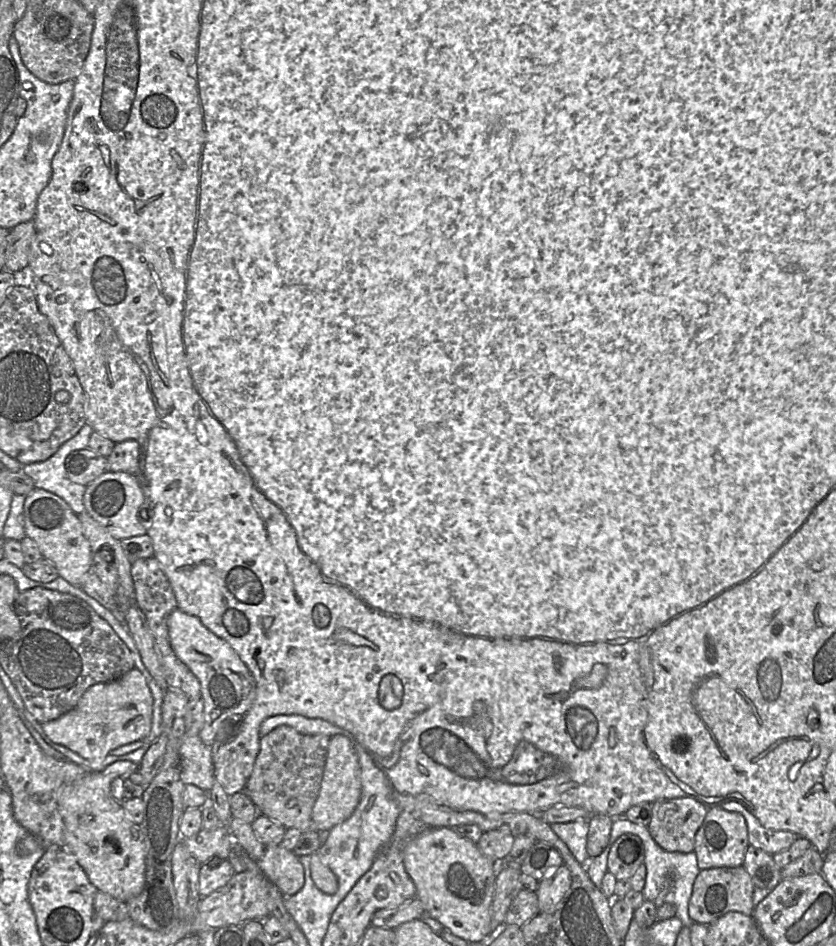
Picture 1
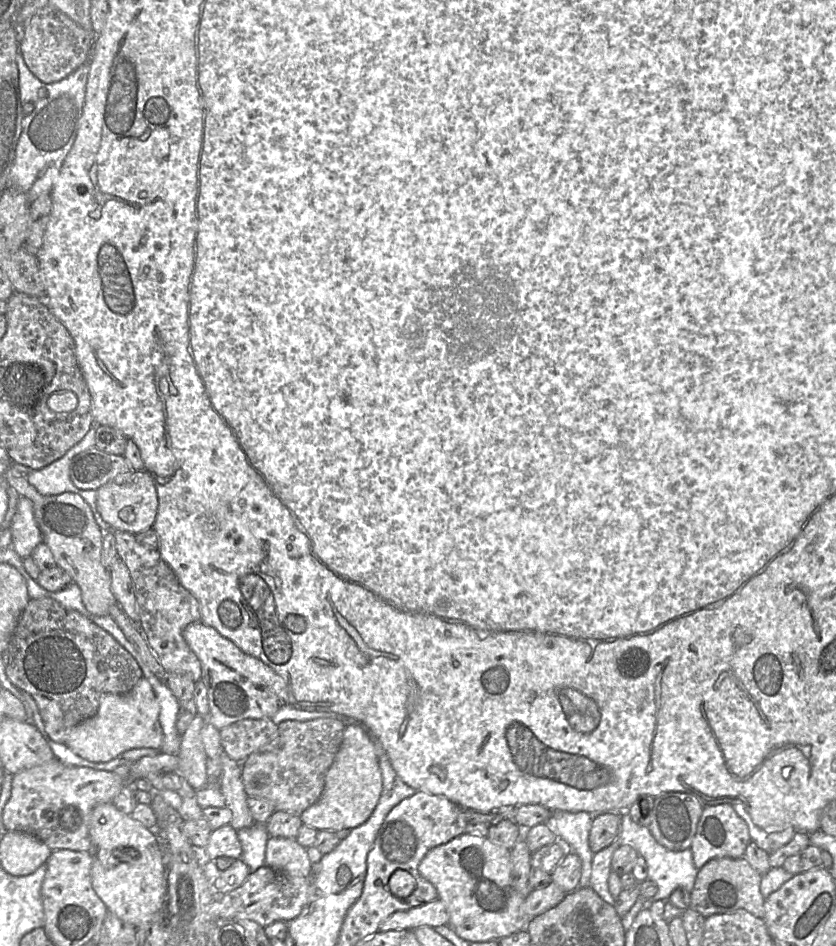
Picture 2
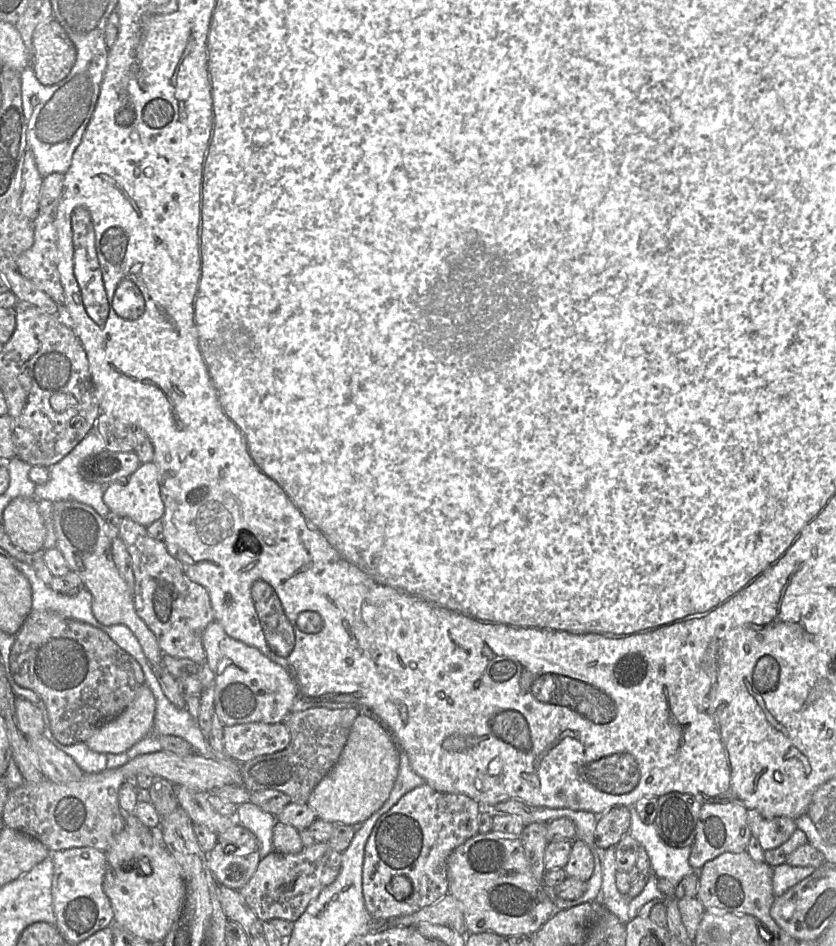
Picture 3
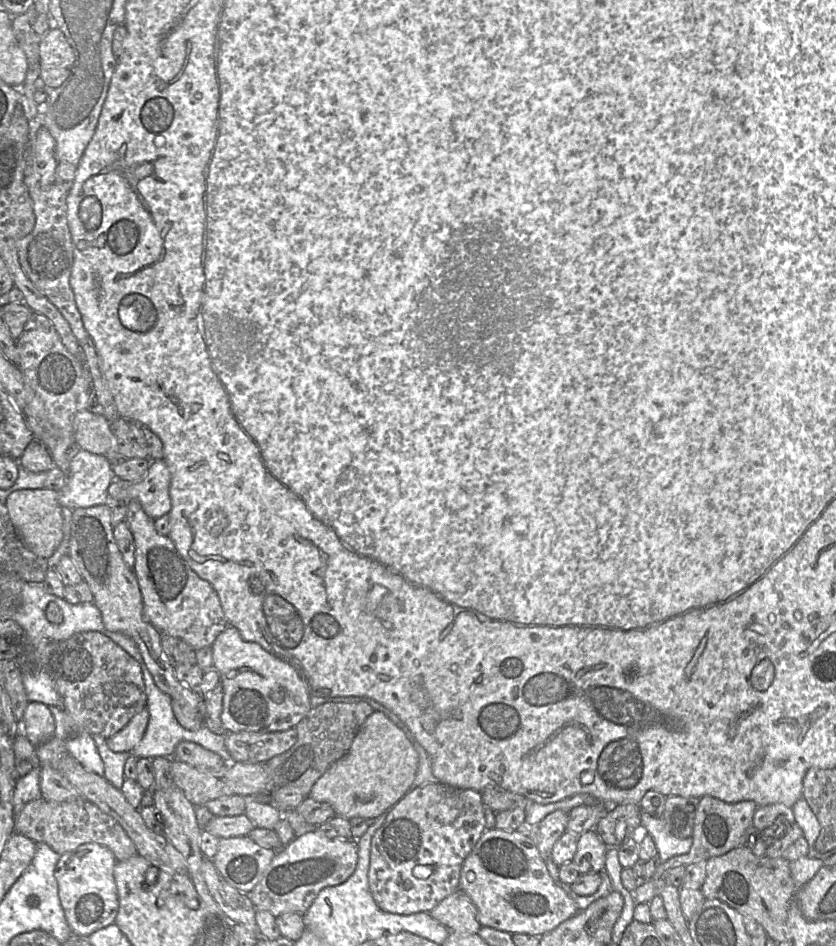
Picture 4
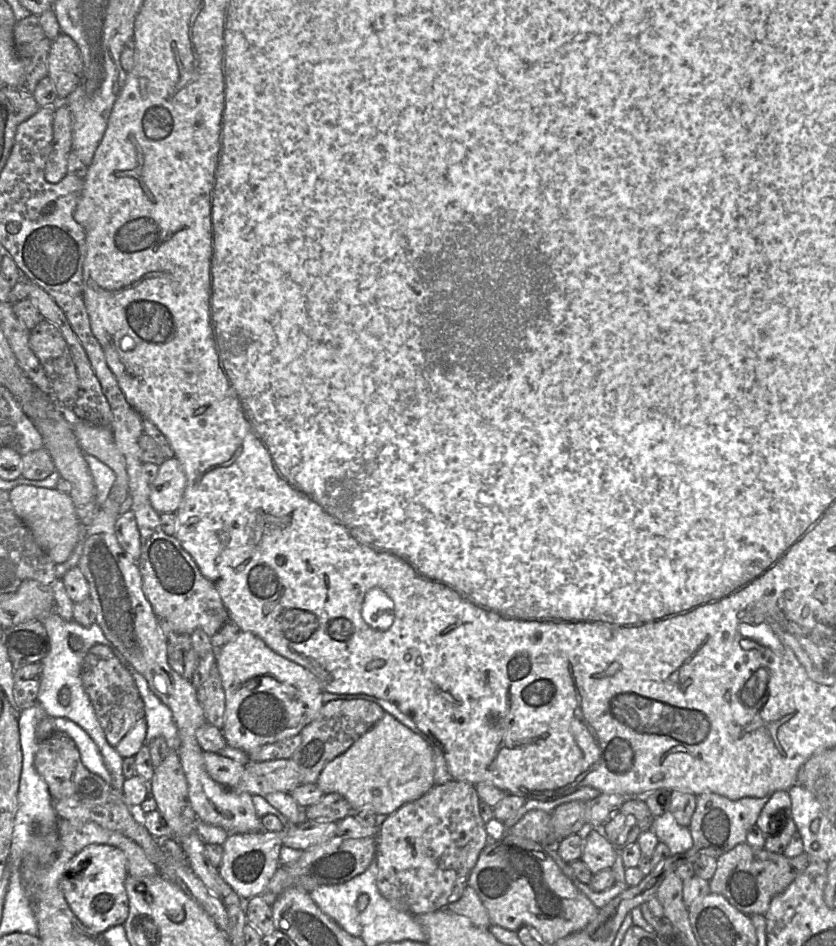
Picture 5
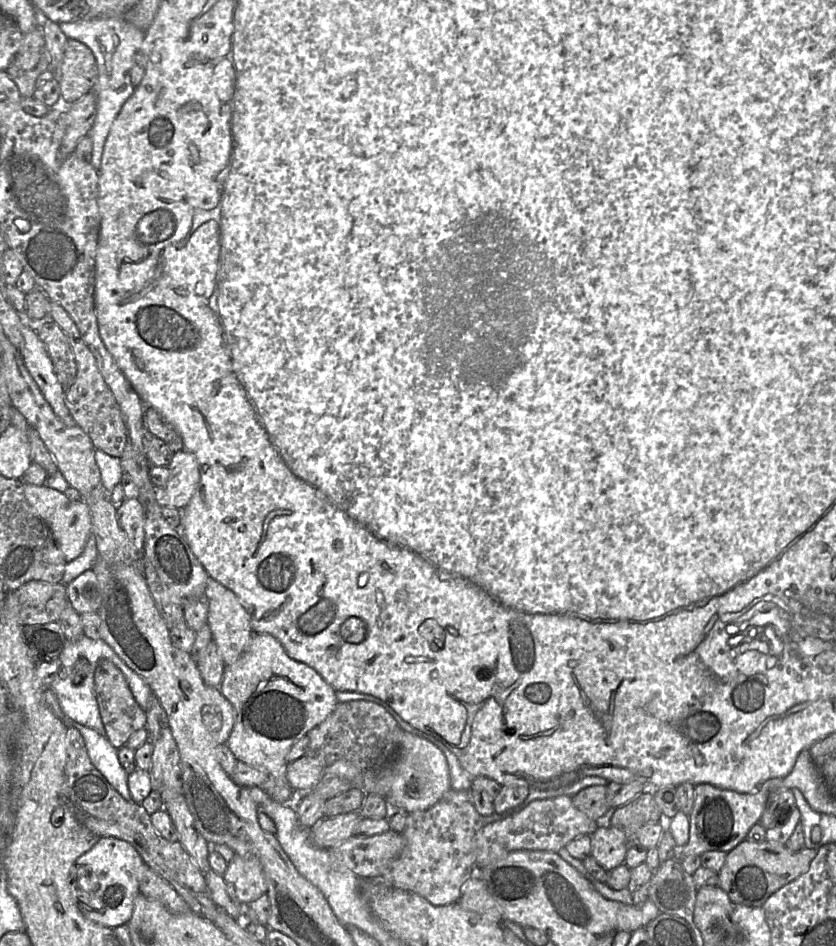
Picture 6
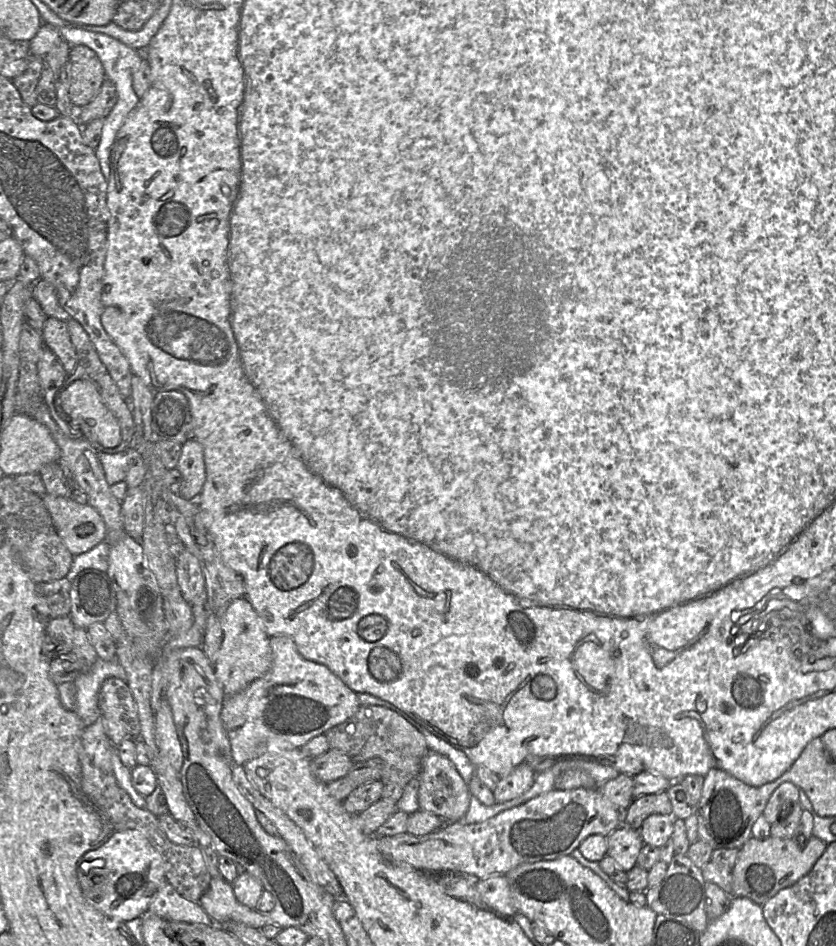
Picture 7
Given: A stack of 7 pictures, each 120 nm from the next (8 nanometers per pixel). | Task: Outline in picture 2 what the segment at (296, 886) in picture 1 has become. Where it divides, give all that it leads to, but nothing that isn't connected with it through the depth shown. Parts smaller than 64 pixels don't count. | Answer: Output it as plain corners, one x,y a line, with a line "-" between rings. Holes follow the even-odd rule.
269,836
266,843
265,864
293,876
305,877
312,873
306,848
295,838

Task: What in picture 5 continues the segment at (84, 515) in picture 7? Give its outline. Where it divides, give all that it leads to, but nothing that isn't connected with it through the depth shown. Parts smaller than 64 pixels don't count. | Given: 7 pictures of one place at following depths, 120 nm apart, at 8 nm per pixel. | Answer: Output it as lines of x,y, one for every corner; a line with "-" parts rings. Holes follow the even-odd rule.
18,485
9,492
9,497
15,513
28,526
37,544
54,563
65,562
78,542
81,527
70,495
55,488

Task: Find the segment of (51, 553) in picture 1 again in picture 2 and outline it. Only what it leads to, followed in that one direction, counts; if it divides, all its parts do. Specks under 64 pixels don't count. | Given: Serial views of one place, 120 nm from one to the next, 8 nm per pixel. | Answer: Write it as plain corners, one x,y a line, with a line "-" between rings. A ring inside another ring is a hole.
9,468
6,469
4,478
7,486
31,500
42,542
50,548
57,566
64,569
80,587
86,609
96,616
109,615
110,607
117,601
111,591
110,571
101,562
103,531
96,523
89,505
73,493
43,496
27,479
13,474

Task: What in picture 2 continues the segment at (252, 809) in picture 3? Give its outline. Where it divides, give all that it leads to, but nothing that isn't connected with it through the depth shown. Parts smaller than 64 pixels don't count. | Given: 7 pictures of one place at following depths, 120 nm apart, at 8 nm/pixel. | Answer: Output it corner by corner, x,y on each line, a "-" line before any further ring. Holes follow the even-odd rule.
255,822
250,827
239,829
237,835
242,846
241,859
250,871
265,865
266,843
270,836
265,823

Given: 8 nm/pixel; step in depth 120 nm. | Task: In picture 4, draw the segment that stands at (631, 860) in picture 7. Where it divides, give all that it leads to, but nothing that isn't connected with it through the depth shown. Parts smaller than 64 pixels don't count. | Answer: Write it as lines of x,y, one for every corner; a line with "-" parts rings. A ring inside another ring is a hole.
595,830
587,831
578,837
572,862
580,874
600,873
605,870
607,849

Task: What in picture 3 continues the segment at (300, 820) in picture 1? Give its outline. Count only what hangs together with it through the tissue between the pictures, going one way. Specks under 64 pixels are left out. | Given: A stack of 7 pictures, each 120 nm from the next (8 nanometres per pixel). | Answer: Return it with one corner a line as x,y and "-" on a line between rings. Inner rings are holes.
313,707
304,711
291,712
283,721
291,735
289,745
282,751
259,756
245,763
239,763
241,764
242,785
250,792
278,790
288,795
291,802
307,803
312,790
337,763
354,720
358,715
359,710
354,708
329,709

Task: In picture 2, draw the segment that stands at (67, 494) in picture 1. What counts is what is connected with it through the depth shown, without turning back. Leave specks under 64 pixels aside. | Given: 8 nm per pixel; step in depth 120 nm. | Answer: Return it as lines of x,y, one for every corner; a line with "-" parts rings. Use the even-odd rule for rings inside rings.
95,425
90,428
84,438
69,449
61,458
48,466
33,470
28,475
28,482
39,494
53,496
63,493
73,493
80,496
90,507
94,519
102,531
110,530
110,526
104,521
97,509
97,491
82,490
77,488
70,478
70,465
72,459
79,453
95,447

